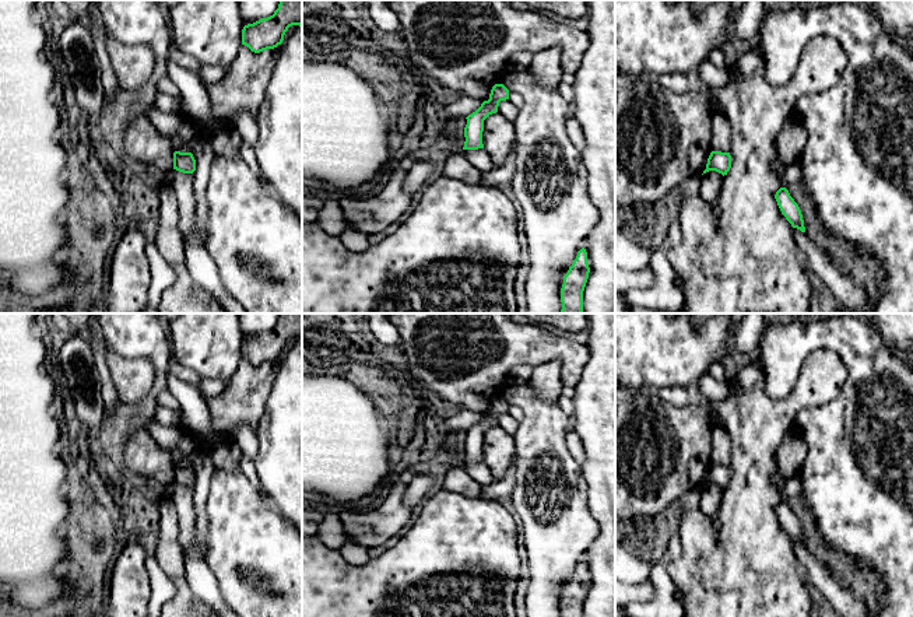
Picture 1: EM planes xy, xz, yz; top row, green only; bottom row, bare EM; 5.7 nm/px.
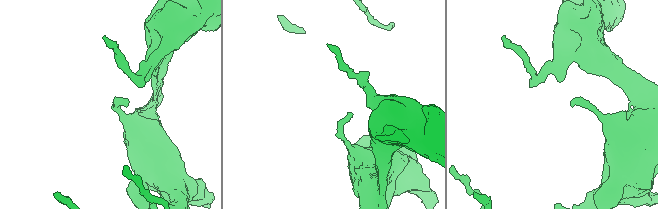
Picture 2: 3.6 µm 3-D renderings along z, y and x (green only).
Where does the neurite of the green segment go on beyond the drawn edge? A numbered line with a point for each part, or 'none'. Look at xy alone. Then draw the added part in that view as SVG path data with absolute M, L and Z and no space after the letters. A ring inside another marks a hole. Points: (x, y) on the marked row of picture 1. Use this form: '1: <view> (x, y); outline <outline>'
none

